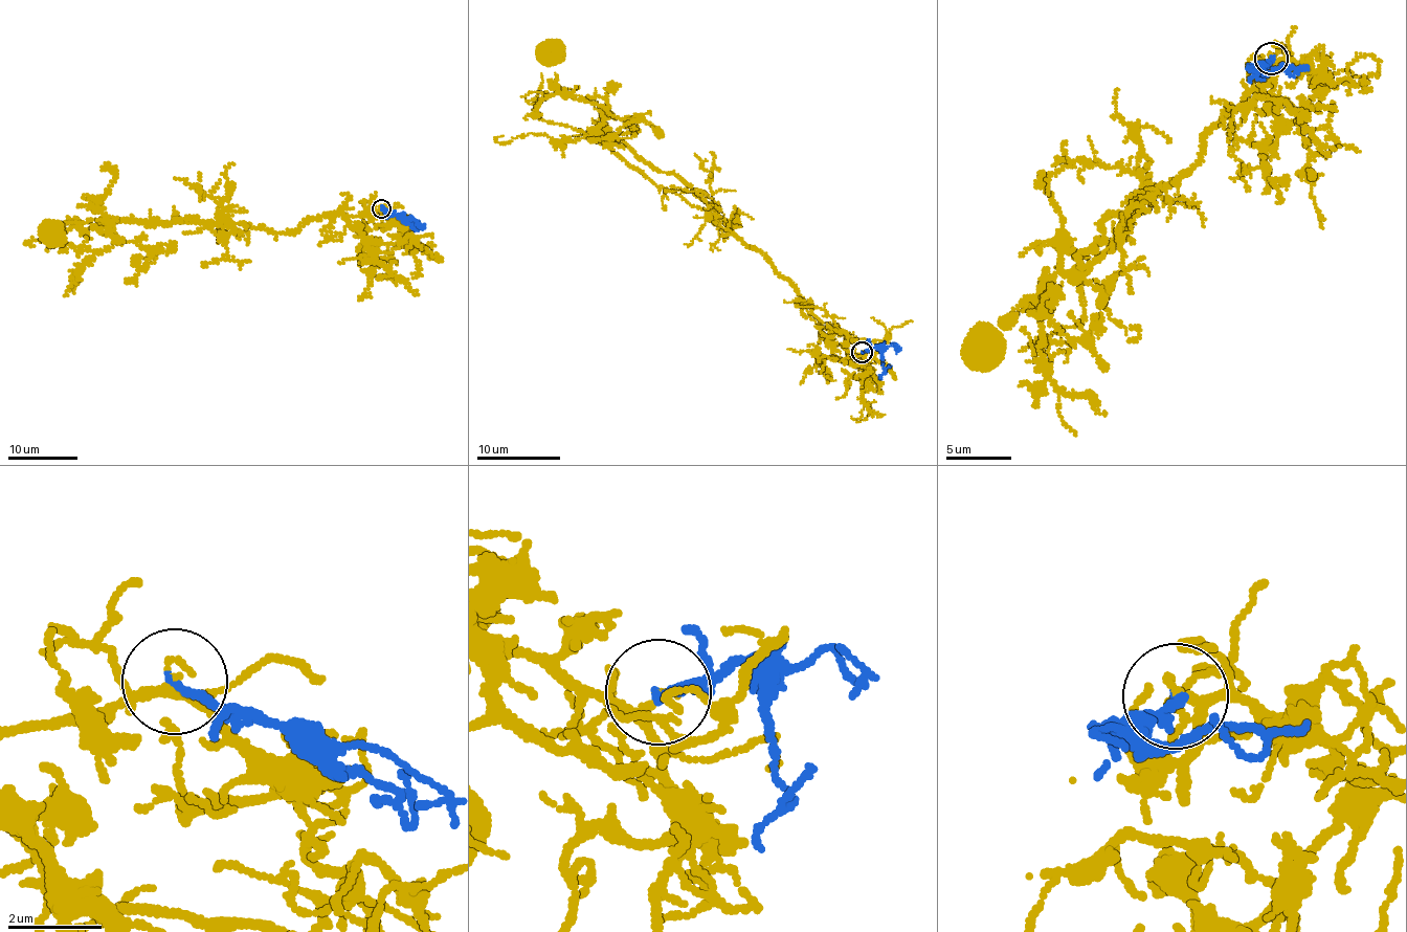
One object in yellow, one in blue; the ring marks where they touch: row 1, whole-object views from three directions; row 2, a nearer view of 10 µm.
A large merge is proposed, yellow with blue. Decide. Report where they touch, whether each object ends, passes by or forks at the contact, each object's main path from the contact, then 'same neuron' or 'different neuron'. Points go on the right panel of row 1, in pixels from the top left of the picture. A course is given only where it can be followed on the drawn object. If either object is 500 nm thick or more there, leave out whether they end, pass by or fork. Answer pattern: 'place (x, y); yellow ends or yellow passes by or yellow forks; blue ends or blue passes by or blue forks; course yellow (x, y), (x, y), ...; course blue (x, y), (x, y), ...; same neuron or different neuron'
place (1271, 59); yellow passes by; blue ends; course yellow (1271, 60), (1268, 92), (1208, 128), (1196, 165), (1089, 266), (1079, 320), (1020, 351), (983, 340); course blue (1271, 60), (1248, 69), (1257, 73), (1250, 82); same neuron

